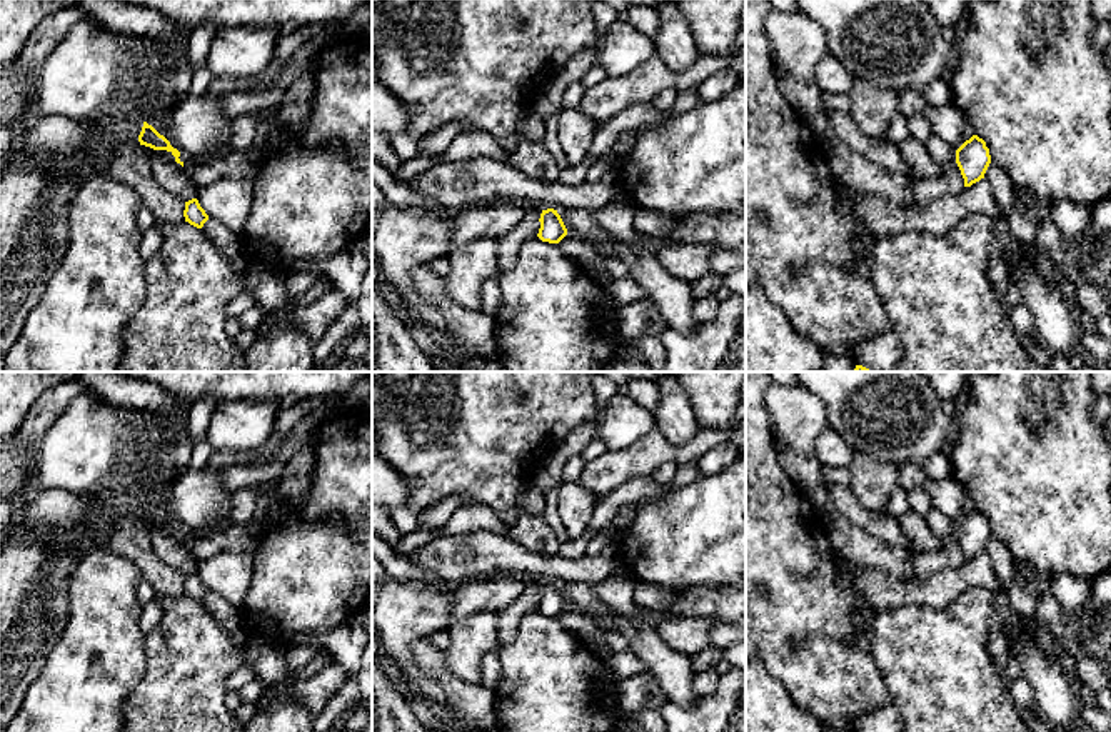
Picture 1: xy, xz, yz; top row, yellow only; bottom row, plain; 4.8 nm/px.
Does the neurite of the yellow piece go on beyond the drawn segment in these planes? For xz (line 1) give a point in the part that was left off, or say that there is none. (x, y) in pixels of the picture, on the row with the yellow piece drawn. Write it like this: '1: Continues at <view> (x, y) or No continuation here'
1: No continuation here

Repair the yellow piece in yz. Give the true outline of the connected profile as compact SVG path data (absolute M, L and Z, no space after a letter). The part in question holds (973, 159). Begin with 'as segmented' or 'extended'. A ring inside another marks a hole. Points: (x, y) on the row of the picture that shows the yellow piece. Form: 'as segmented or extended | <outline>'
as segmented | M973 135L956 150L956 163L964 178L964 187L984 178L984 173L991 163L989 148L986 142L978 135Z

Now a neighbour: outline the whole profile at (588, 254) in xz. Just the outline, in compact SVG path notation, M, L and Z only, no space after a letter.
M566 235L559 242L559 248L564 255L576 260L582 267L609 273L606 267L606 258L609 252L597 247L596 243Z

